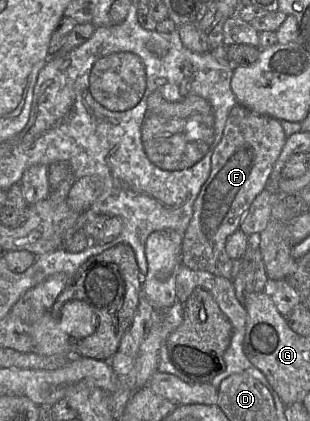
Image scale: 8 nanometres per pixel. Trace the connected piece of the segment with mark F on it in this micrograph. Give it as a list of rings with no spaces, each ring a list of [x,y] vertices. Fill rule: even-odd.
[[[237,103],[230,111],[223,135],[211,157],[211,171],[194,202],[193,215],[183,235],[181,263],[192,270],[207,271],[232,280],[232,260],[225,249],[227,238],[240,229],[250,237],[257,237],[266,227],[276,187],[269,185],[269,176],[285,144],[285,132],[279,120],[252,111]]]

